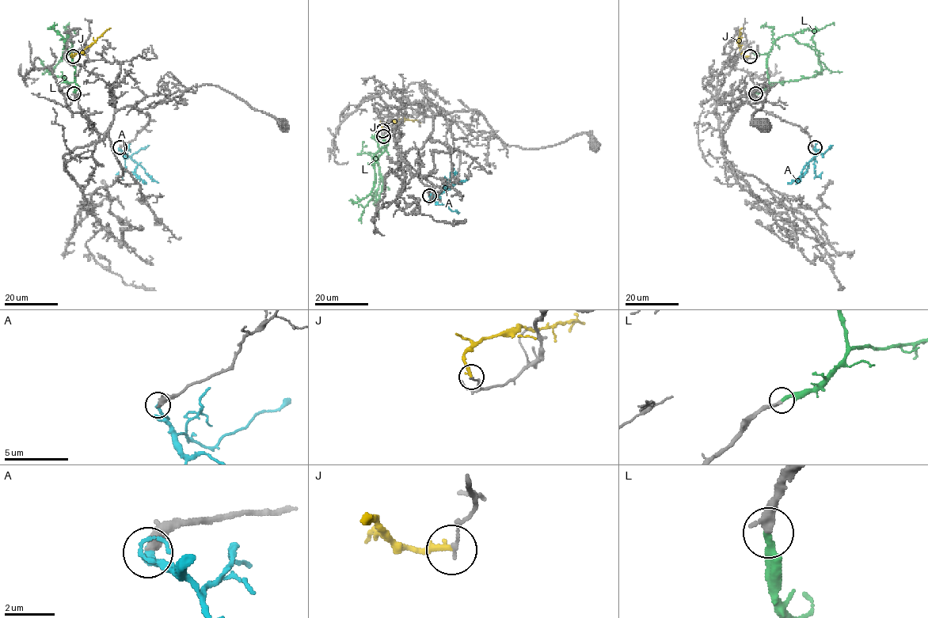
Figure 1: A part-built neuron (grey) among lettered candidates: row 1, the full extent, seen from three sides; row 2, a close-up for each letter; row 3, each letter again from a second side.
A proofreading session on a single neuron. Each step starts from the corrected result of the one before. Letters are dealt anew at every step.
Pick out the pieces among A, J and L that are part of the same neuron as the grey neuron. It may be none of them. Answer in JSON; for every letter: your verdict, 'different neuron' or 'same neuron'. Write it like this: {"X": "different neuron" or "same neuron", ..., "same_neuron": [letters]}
{"A": "different neuron", "J": "different neuron", "L": "same neuron", "same_neuron": ["L"]}

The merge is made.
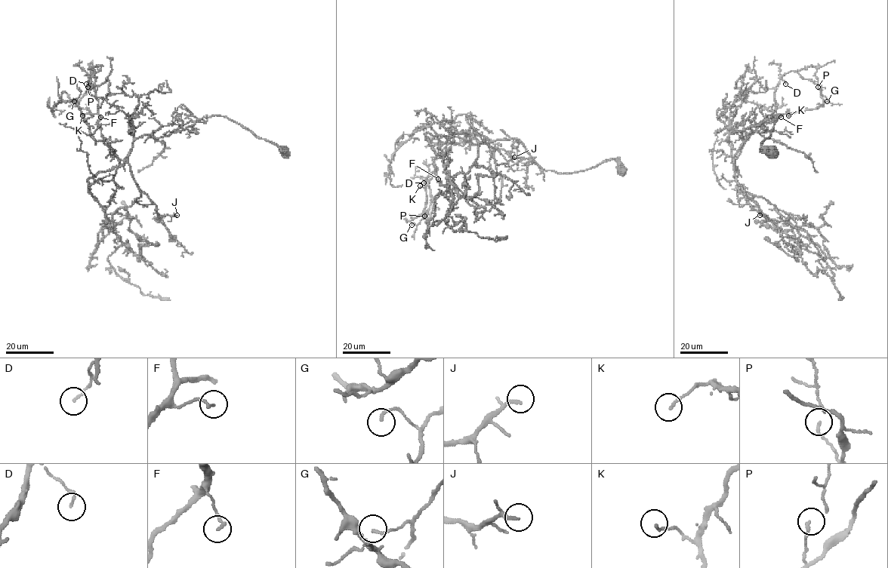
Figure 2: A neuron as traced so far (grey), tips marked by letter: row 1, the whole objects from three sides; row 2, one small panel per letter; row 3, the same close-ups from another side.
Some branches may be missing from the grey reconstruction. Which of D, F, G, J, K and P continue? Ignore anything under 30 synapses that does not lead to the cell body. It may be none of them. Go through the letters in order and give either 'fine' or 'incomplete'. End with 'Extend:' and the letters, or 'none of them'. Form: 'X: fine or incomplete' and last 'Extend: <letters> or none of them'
D: fine
F: fine
G: fine
J: incomplete
K: fine
P: fine
Extend: J

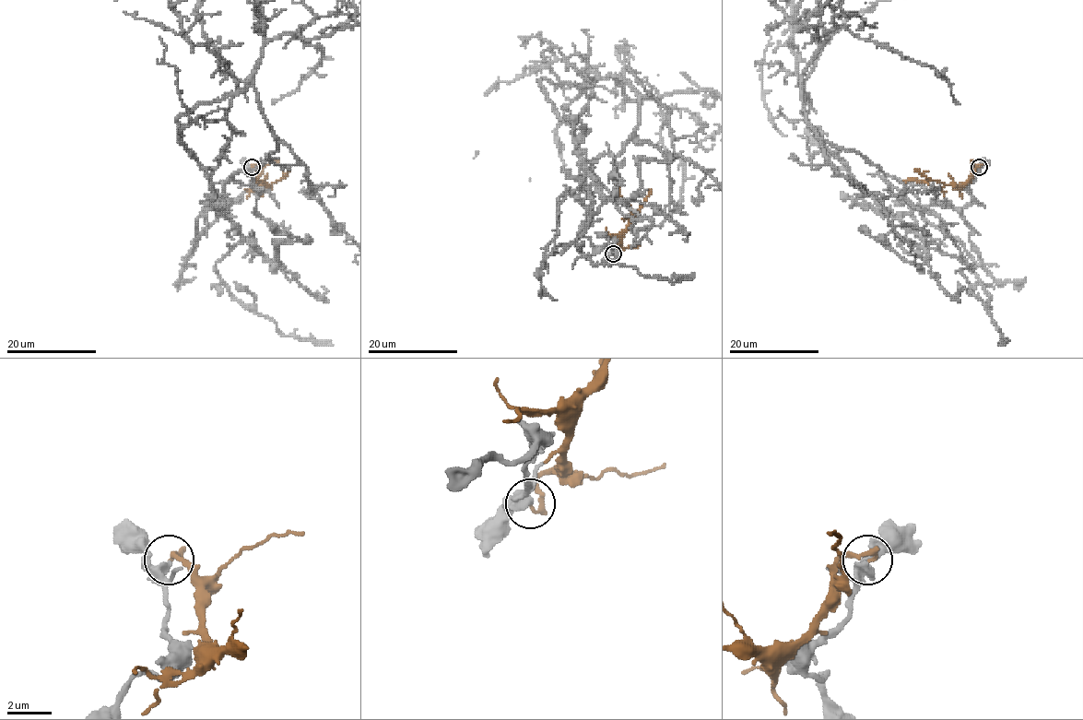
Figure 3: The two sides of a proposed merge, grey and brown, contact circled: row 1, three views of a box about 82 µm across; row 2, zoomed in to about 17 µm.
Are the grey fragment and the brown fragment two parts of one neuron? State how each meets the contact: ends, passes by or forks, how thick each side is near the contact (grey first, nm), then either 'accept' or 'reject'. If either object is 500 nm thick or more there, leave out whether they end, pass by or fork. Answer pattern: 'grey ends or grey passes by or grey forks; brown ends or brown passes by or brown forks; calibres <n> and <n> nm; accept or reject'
grey passes by; brown ends; calibres 340 and 140 nm; reject

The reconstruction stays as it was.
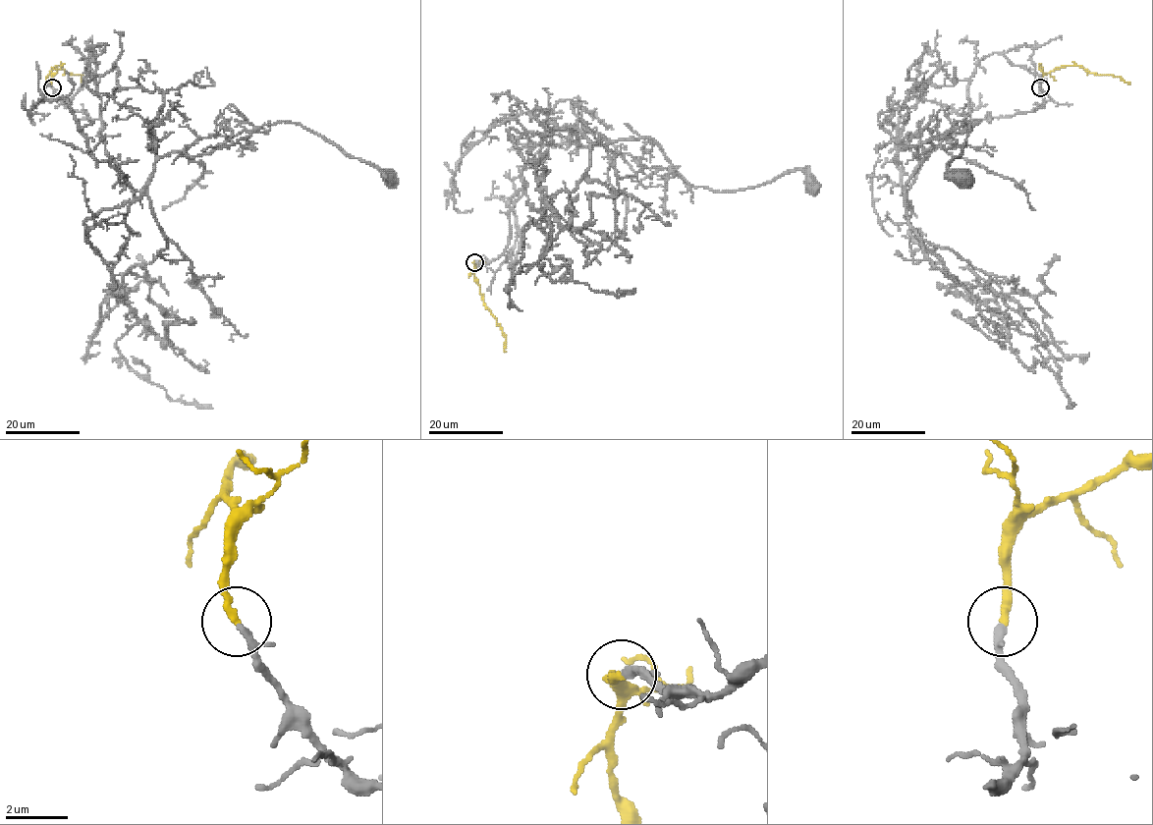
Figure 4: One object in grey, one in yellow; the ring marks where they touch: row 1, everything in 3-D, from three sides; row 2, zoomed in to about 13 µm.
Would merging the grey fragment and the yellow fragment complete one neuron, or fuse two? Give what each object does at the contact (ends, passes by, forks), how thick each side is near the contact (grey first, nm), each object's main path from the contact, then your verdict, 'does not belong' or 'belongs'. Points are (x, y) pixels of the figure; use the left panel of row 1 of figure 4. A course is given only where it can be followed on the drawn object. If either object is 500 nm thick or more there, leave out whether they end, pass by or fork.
grey passes by | yellow ends | 170/260 nm | grey via (52, 88), (100, 120), (104, 150), (137, 191), (163, 155), (210, 154), (282, 122), (389, 181) | yellow via (52, 87), (51, 71), (57, 65), (67, 73), (82, 76), (82, 82) | belongs

